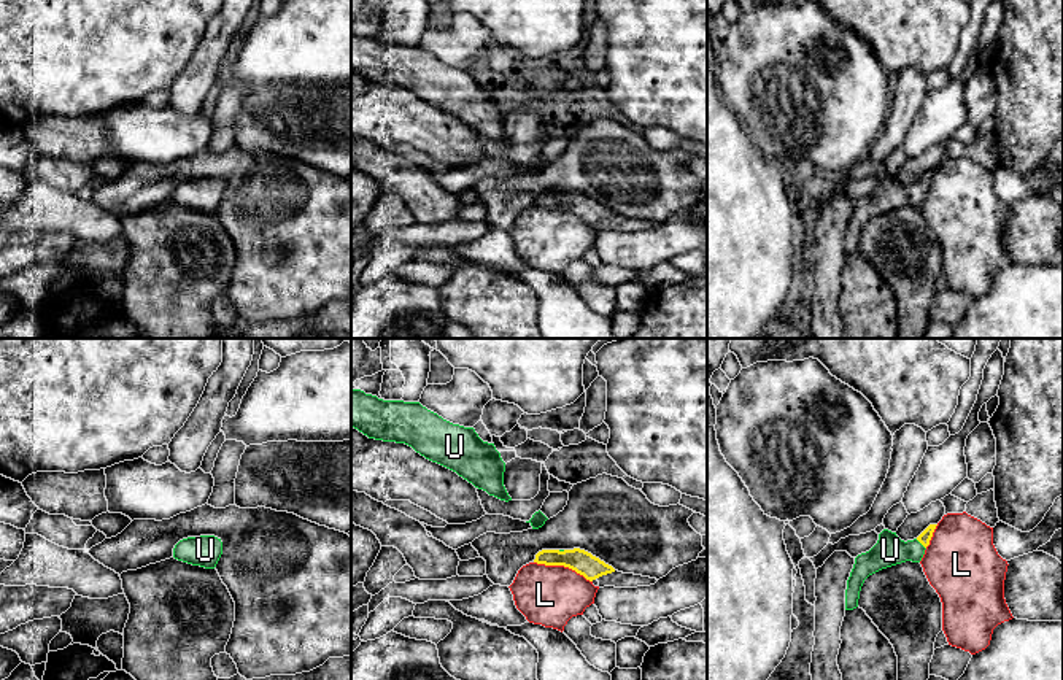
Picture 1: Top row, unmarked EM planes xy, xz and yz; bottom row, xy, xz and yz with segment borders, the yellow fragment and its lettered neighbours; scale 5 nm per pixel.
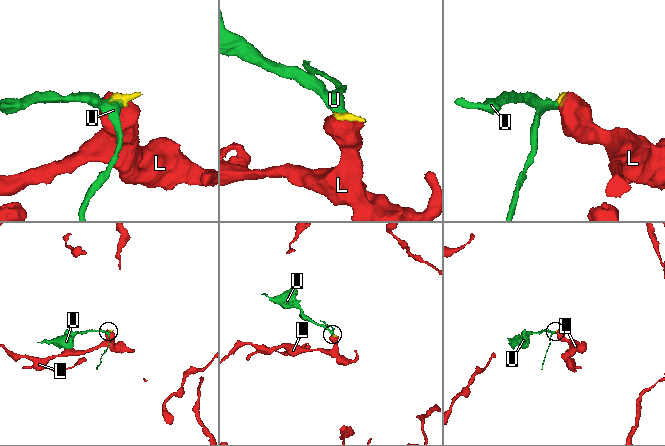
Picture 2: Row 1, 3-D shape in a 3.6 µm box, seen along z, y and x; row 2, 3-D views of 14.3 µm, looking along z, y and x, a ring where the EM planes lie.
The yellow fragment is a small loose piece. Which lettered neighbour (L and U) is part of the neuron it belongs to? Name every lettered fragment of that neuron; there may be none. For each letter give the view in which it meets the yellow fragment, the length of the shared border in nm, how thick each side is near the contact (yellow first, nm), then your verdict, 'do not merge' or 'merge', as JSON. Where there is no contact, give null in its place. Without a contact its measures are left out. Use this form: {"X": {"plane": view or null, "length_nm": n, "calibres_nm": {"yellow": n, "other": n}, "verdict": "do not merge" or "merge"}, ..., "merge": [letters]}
{"L": {"plane": "xz", "length_nm": 320, "calibres_nm": {"yellow": 120, "other": 300}, "verdict": "do not merge"}, "U": {"plane": "yz", "length_nm": 80, "calibres_nm": {"yellow": 60, "other": 160}, "verdict": "merge"}, "merge": ["U"]}

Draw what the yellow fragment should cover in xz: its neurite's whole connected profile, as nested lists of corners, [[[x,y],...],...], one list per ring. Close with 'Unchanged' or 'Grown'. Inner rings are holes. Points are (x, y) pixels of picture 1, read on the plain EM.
[[[574,192],[574,194],[542,194],[535,199],[534,207],[545,210],[564,210],[577,218],[583,219],[586,224],[599,226],[599,232],[615,230],[615,232],[637,232],[650,230],[658,224],[634,218],[623,218],[615,214],[612,210],[605,208],[591,197]]]. Grown

